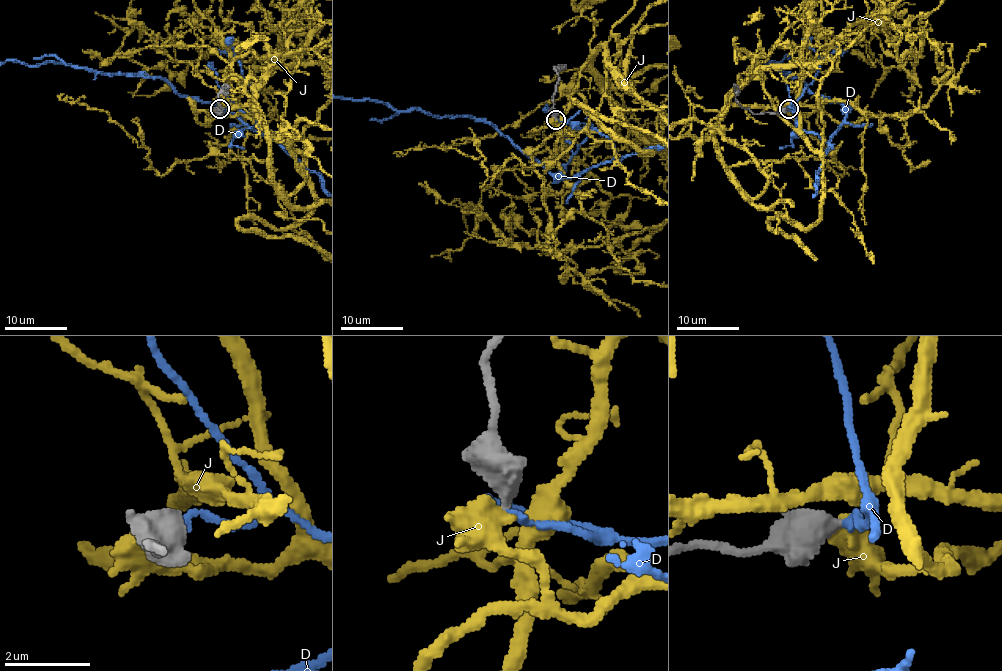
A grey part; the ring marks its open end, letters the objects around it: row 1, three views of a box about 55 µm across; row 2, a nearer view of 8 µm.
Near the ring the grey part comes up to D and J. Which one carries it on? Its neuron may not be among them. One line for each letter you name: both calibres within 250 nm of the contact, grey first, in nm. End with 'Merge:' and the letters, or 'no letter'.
D: 500 nm thick on the grey side, 170 nm on the other
Merge: D

